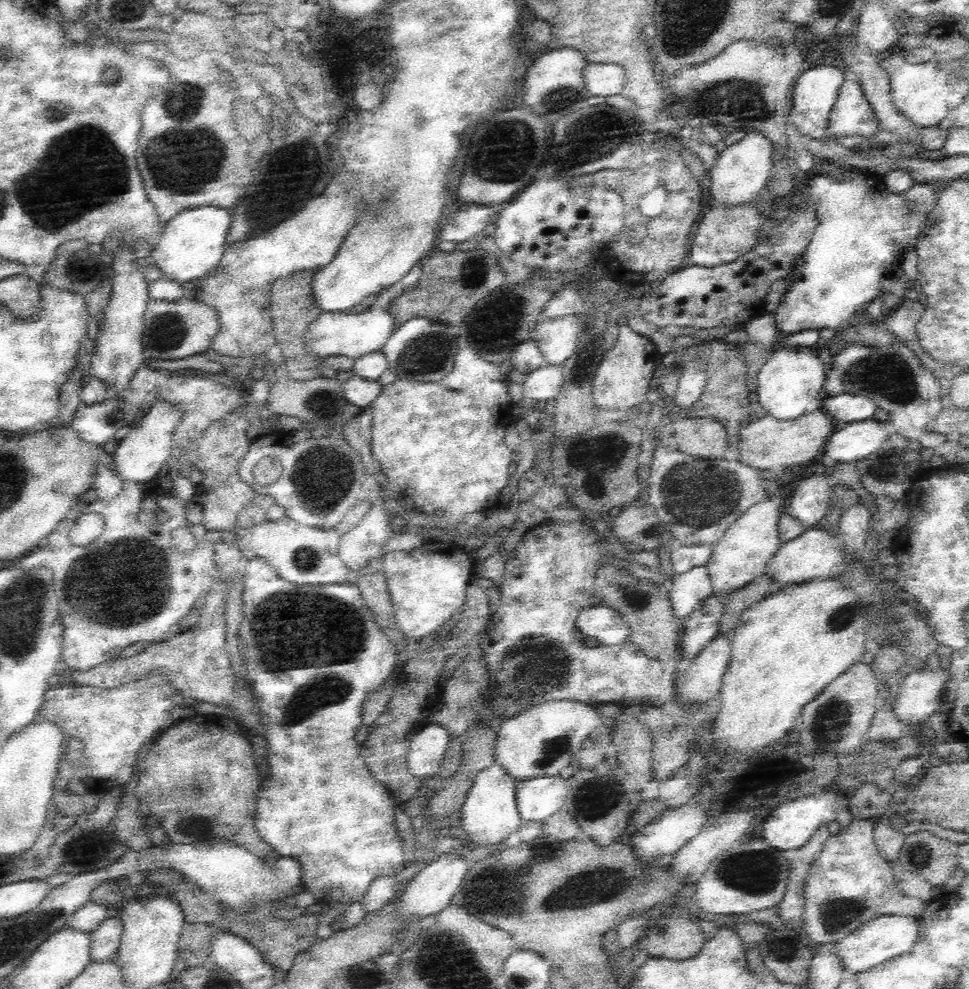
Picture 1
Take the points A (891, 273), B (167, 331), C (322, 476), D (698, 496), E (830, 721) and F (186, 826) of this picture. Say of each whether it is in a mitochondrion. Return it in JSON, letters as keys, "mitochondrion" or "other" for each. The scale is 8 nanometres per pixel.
{"A":"other","B":"mitochondrion","C":"mitochondrion","D":"mitochondrion","E":"mitochondrion","F":"mitochondrion"}

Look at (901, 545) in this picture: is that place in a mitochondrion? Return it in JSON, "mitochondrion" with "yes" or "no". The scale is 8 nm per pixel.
{"mitochondrion":"no"}

